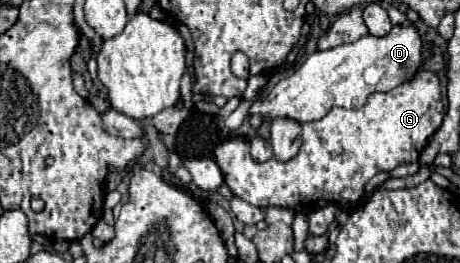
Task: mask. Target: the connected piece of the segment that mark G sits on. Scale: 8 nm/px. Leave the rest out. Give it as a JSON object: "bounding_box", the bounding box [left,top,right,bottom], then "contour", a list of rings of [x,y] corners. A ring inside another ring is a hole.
{"bounding_box":[214,72,444,214],"contour":[[[420,72],[416,80],[402,84],[386,94],[372,94],[368,104],[360,110],[346,110],[346,108],[332,108],[322,120],[304,124],[304,142],[300,152],[288,160],[280,162],[270,158],[266,162],[256,162],[250,156],[250,144],[244,138],[226,138],[214,150],[214,160],[224,174],[226,186],[232,190],[234,196],[266,208],[266,206],[280,206],[300,214],[310,214],[318,208],[318,200],[332,202],[332,204],[356,204],[364,196],[364,186],[382,170],[394,170],[402,164],[419,161],[420,152],[426,148],[430,136],[440,128],[444,120],[444,102],[440,80],[434,72]]]}

